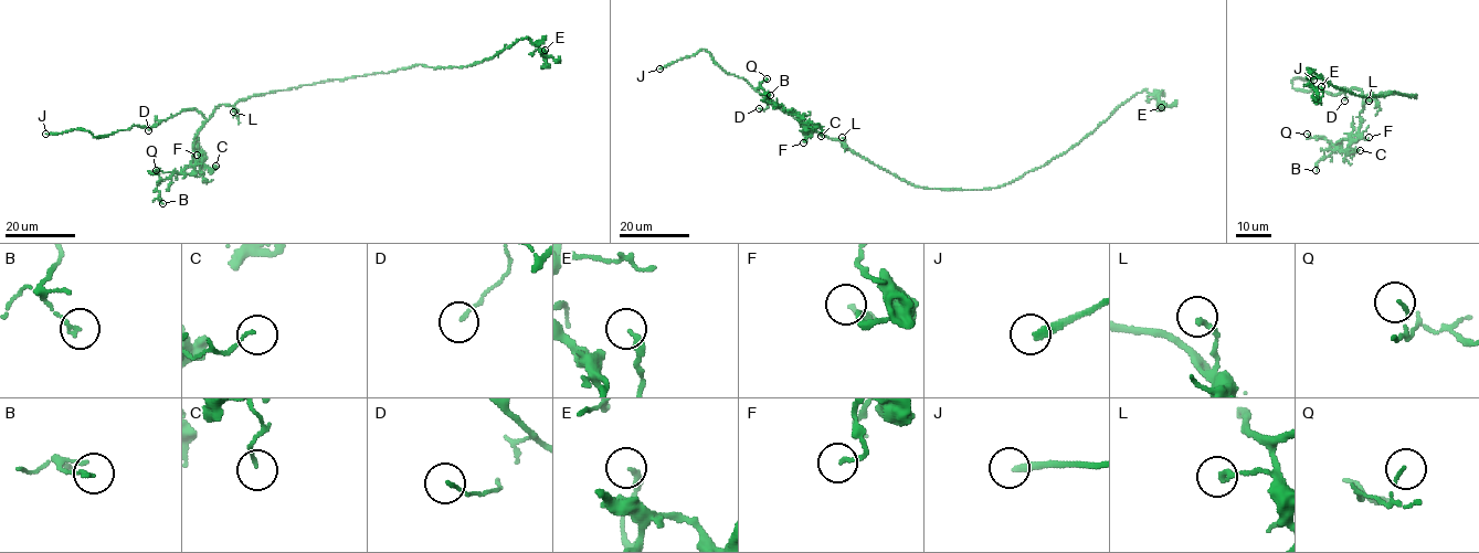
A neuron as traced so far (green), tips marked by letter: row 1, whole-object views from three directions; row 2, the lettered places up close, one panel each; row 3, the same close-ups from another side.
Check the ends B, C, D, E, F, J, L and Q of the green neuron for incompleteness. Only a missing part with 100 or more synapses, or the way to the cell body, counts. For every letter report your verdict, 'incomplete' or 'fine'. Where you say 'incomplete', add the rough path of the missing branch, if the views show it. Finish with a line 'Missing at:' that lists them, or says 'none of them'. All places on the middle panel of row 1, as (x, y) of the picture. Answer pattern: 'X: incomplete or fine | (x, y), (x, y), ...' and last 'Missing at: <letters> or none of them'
B: fine
C: fine
D: fine
E: fine
F: fine
J: incomplete | (659, 68), (626, 86), (616, 97), (615, 104)
L: fine
Q: fine
Missing at: J

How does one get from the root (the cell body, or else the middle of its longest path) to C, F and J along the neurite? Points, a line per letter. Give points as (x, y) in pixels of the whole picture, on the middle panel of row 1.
C: (914, 185), (854, 153), (837, 139), (815, 131), (804, 131), (810, 126), (817, 126), (822, 129), (821, 136)
F: (914, 185), (854, 153), (837, 139), (806, 129), (804, 133), (810, 128), (803, 142)
J: (914, 185), (854, 153), (837, 139), (805, 127), (772, 105), (745, 80), (727, 73), (705, 50), (659, 68)

